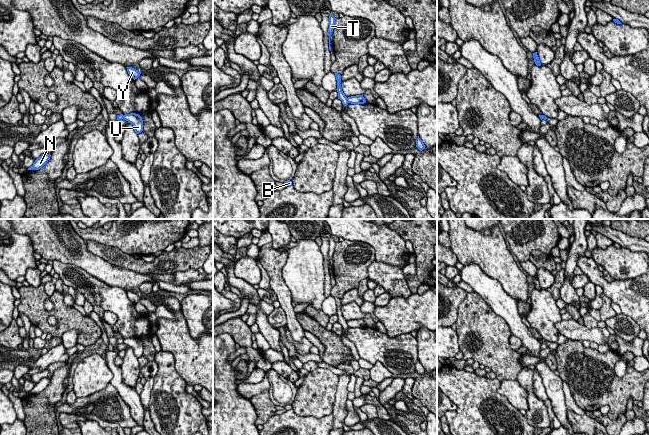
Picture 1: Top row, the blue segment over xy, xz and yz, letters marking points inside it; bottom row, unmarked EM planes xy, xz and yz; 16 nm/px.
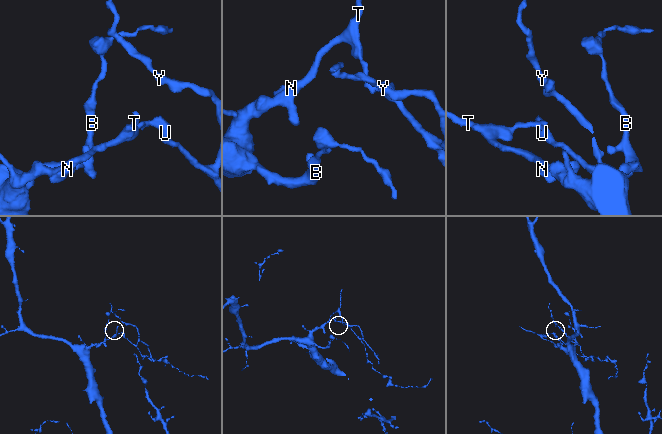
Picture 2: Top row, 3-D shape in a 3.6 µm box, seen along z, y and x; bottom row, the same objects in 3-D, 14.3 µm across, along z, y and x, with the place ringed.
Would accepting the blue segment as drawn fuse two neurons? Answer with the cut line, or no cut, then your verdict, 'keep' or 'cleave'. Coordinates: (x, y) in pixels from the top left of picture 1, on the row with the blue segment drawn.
cut xz (346, 98), (349, 102); cleave

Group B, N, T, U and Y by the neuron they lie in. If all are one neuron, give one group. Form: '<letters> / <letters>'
B N T / U Y

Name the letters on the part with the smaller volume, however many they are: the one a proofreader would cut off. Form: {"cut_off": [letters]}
{"cut_off": ["U", "Y"]}

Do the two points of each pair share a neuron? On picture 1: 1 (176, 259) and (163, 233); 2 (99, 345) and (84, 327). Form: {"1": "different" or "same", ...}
{"1": "different", "2": "different"}

